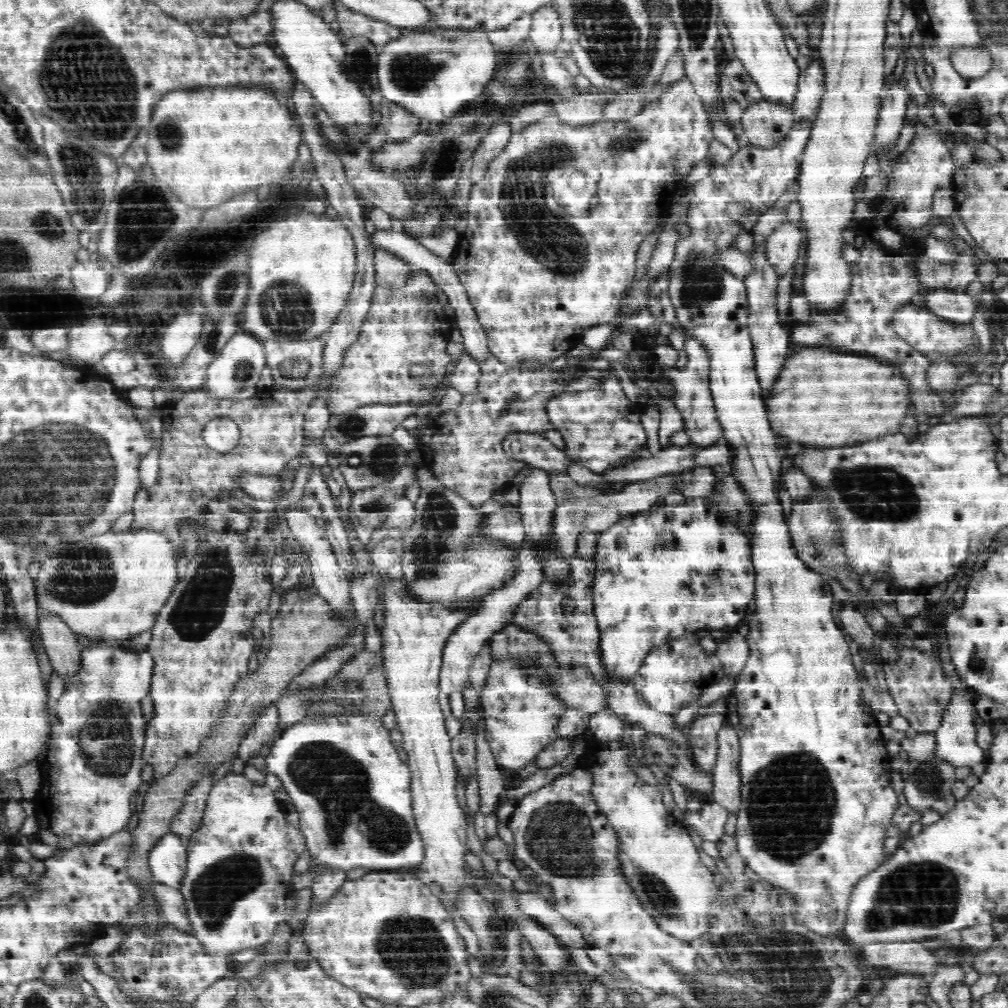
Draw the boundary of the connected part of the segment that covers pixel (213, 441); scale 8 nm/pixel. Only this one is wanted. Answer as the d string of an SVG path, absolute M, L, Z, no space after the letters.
M227 416L211 420L202 432L208 447L218 453L228 453L237 444L240 436L238 425Z

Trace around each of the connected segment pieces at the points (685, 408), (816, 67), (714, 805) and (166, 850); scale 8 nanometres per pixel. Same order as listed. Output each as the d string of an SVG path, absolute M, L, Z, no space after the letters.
M686 338L684 350L687 354L686 365L680 370L666 370L660 378L669 379L675 389L672 401L674 406L682 413L684 419L684 432L688 435L689 444L707 447L723 442L722 429L718 422L715 404L709 387L710 362L709 353L705 346L695 338Z
M814 56L812 64L802 70L798 78L798 90L793 103L793 116L796 122L816 118L825 92L824 69Z
M708 801L696 812L682 810L679 821L685 826L693 826L703 840L714 842L725 833L729 813L719 802Z
M170 832L152 847L148 855L148 865L155 881L174 889L186 876L188 850L178 835Z

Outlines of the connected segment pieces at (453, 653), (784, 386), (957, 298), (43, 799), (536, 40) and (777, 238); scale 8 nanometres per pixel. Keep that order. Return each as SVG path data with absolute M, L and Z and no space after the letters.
M525 538L518 549L519 569L515 570L516 578L512 578L512 582L504 583L502 588L492 591L491 594L486 594L482 598L484 604L480 606L480 610L476 610L466 622L462 622L456 628L456 631L448 637L439 672L440 692L447 695L453 692L461 692L466 684L469 683L468 670L470 670L482 647L490 641L494 634L509 625L509 619L511 615L515 614L516 608L521 604L521 601L524 601L534 590L537 590L539 584L542 584L545 580L544 570L542 570L544 565L541 564L540 557L536 554L536 549L532 549L528 539Z
M806 347L806 350L796 352L786 360L786 366L772 390L767 417L776 434L782 434L794 442L810 446L852 446L856 442L868 442L868 438L880 438L880 434L892 434L892 430L900 430L910 410L912 400L908 382L904 382L892 366L880 364L866 356Z
M947 288L928 289L925 306L938 317L954 322L972 322L978 301L966 291Z
M129 639L98 641L84 648L80 668L66 682L57 706L49 710L49 736L37 759L42 767L42 786L32 799L37 822L34 835L40 843L60 850L106 840L126 827L134 809L130 796L146 778L142 771L142 750L147 721L140 704L150 692L154 670L152 656L146 649L136 649Z
M544 5L531 14L529 38L538 54L556 52L562 41L561 20L554 5Z
M786 220L778 225L770 235L766 240L766 260L772 265L776 276L781 279L796 264L798 250L806 235L800 224L796 227Z

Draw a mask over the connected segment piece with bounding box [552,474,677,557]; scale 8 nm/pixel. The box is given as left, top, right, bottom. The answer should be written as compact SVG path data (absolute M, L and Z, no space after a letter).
M665 474L643 481L628 483L619 492L606 495L600 493L598 496L592 496L592 498L576 498L559 502L552 521L554 541L558 543L555 550L559 550L559 554L566 554L571 557L576 553L579 536L584 529L601 533L608 530L609 526L622 518L628 518L628 516L640 513L642 510L650 509L652 505L656 504L656 500L660 496L665 497L668 494L674 494L674 492L677 492L676 480L674 480L673 474Z

